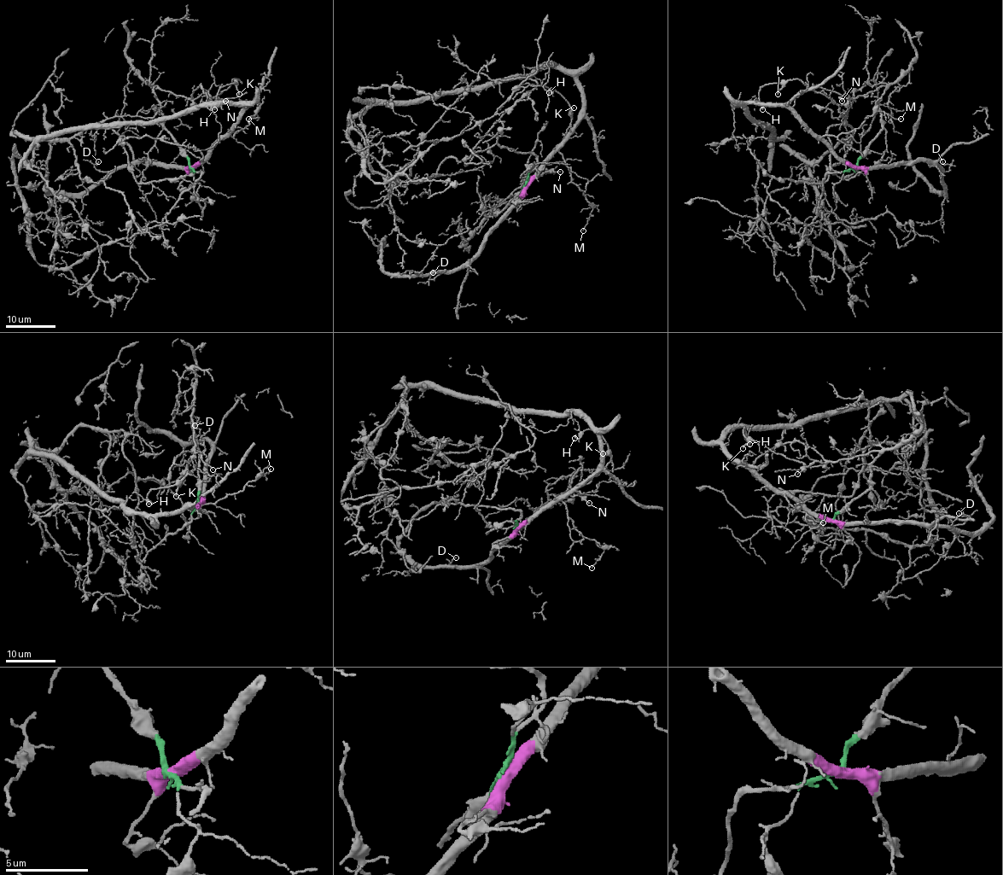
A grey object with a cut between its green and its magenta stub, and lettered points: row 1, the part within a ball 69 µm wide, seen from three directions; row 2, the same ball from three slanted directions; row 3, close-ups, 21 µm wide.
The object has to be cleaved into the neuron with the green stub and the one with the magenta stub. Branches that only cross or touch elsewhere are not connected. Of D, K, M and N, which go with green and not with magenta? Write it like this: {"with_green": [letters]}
{"with_green": ["K", "N"]}

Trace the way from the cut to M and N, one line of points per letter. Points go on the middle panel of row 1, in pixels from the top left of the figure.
M: (524, 184), (557, 151), (570, 172), (571, 180), (584, 191), (592, 207), (582, 231)
N: (524, 184), (499, 212), (494, 209), (488, 215), (529, 177), (539, 177), (545, 172), (560, 172)

